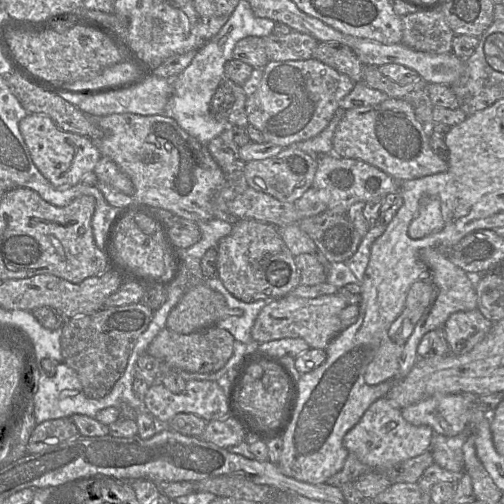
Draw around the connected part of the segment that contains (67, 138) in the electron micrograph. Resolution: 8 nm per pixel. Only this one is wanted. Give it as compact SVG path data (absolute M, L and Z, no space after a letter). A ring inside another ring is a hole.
M28 113L19 122L19 130L35 166L55 187L67 189L96 167L102 157L97 143L87 136L61 130L46 114Z

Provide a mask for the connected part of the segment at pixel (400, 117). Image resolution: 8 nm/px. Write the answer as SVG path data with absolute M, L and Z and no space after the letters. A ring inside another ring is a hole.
M388 98L374 105L359 106L344 111L333 135L333 153L342 158L362 160L371 164L399 182L446 172L448 163L436 154L429 144L430 131L416 117L412 106L403 100Z

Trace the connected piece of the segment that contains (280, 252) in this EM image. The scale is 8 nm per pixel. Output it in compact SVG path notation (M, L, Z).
M238 219L232 224L230 234L222 238L217 244L218 278L238 300L251 303L269 298L283 298L301 285L301 276L295 265L294 256L285 245L277 228L273 224L253 219Z

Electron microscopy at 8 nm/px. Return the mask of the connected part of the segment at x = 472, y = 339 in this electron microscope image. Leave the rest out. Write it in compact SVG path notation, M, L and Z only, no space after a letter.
M478 309L459 311L450 315L444 324L444 333L455 355L471 351L489 333L494 323Z

